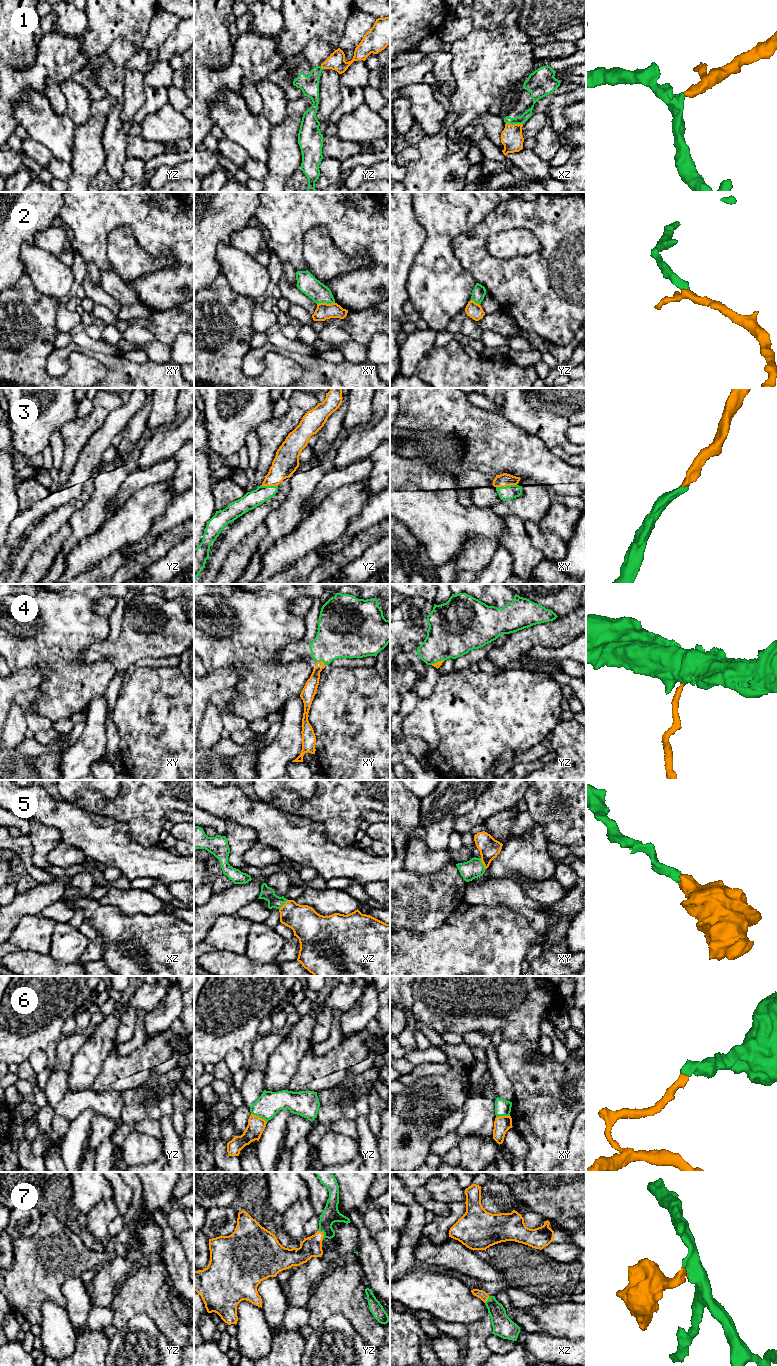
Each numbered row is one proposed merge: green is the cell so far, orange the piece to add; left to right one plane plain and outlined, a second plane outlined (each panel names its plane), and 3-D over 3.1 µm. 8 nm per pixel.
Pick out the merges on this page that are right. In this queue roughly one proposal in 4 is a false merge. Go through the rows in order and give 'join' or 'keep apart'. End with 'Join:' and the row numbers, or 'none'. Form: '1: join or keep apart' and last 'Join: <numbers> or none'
1: join
2: join
3: join
4: join
5: join
6: keep apart
7: join
Join: 1, 2, 3, 4, 5, 7

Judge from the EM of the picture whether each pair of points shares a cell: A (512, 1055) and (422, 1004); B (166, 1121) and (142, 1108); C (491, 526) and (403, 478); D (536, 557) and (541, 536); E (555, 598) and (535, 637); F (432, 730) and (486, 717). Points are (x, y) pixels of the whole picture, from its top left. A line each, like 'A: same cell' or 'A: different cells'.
A: different cells
B: different cells
C: same cell
D: different cells
E: different cells
F: same cell

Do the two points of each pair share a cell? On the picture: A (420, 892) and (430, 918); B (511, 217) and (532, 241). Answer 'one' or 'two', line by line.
A: one
B: two

